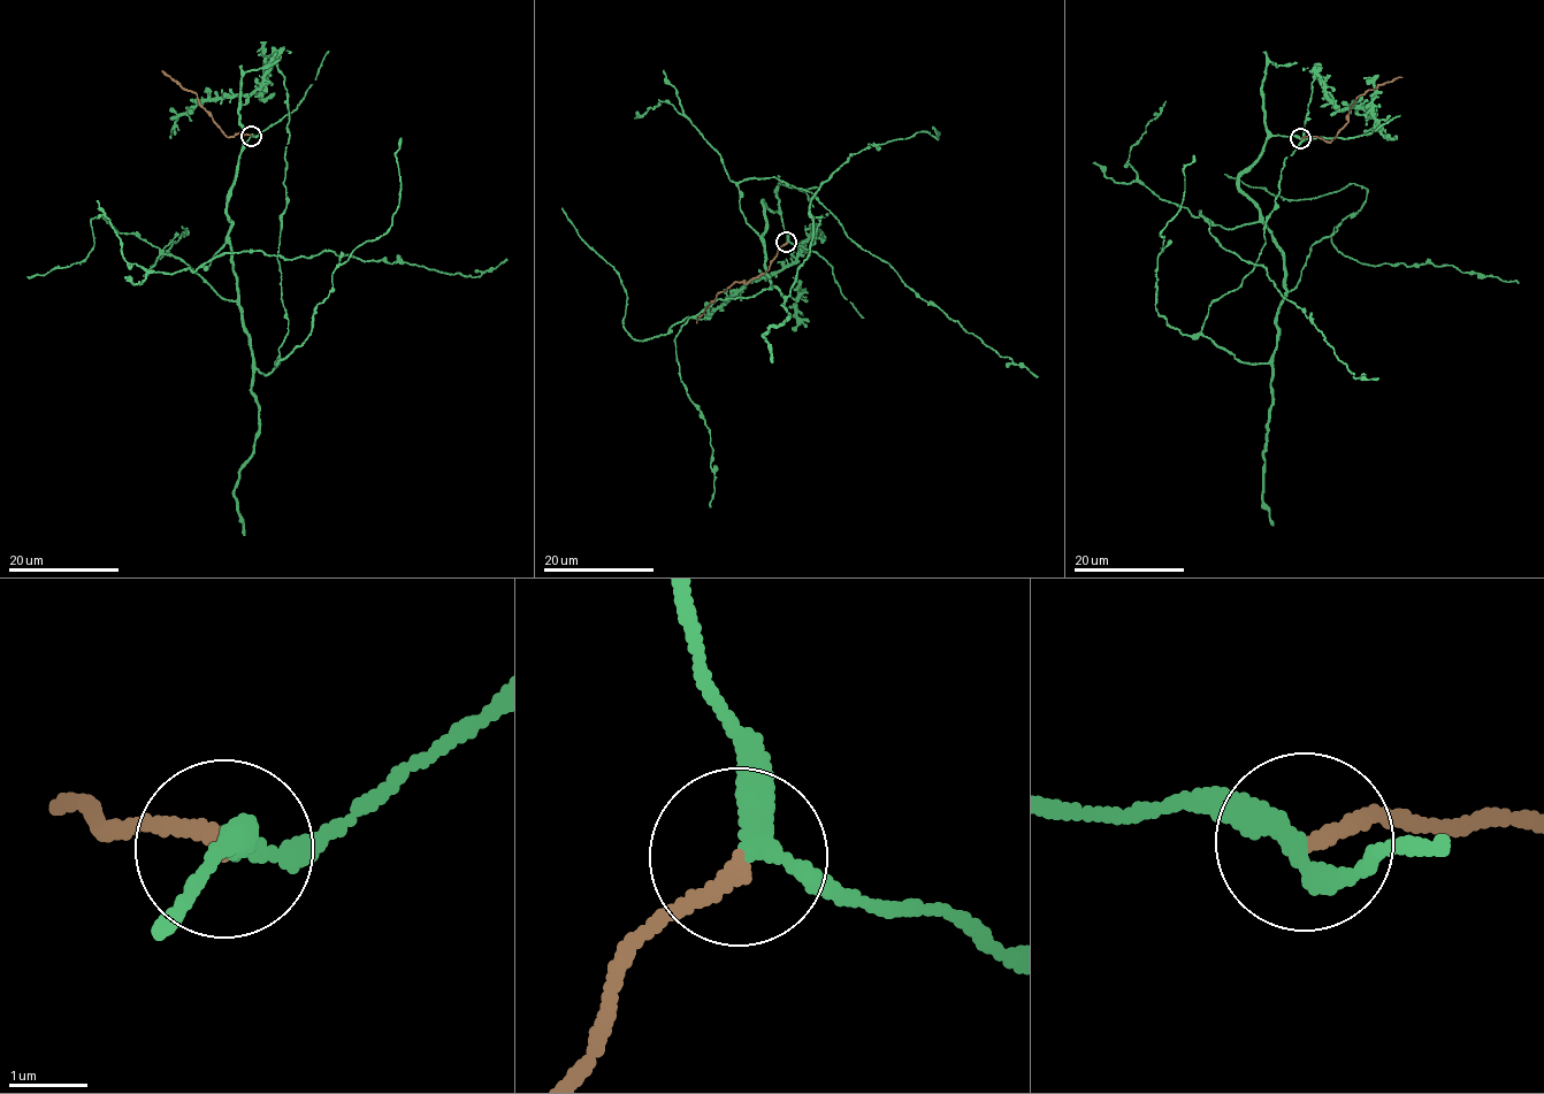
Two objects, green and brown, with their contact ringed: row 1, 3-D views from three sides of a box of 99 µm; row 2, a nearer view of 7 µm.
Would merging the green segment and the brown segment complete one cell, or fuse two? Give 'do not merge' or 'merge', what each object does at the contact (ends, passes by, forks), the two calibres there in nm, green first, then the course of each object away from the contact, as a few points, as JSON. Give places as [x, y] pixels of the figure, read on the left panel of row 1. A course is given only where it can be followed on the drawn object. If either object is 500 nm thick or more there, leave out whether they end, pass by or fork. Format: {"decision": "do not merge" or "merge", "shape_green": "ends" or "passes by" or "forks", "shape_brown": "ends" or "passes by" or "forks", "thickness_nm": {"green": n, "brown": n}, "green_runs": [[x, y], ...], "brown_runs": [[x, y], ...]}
{"decision": "merge", "shape_green": "passes by", "shape_brown": "ends", "thickness_nm": {"green": 280, "brown": 200}, "green_runs": [[251, 136], [227, 215], [264, 376], [288, 330], [283, 74], [269, 63], [250, 93], [193, 106], [172, 138]], "brown_runs": [[251, 136], [239, 131], [226, 136], [196, 96], [162, 70]]}

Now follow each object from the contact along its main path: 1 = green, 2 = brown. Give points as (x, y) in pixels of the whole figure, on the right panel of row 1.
1: (1300, 138), (1239, 177), (1285, 297), (1273, 357), (1245, 364), (1201, 326), (1260, 254), (1313, 77), (1367, 136)
2: (1300, 138), (1319, 136), (1330, 142), (1346, 122), (1357, 98), (1401, 77)

